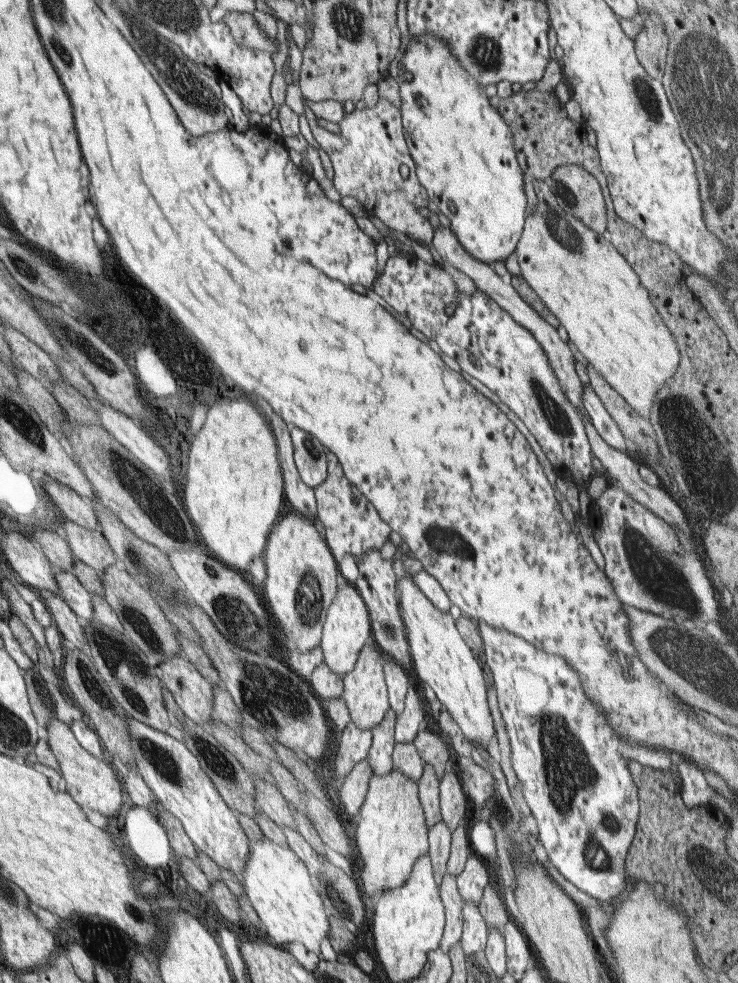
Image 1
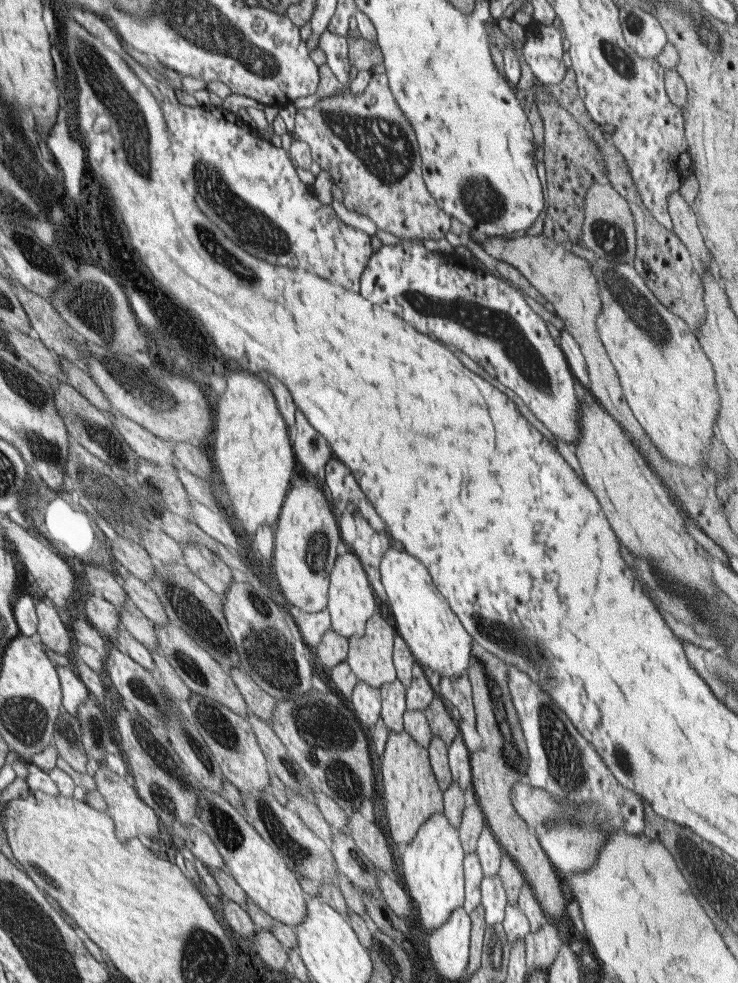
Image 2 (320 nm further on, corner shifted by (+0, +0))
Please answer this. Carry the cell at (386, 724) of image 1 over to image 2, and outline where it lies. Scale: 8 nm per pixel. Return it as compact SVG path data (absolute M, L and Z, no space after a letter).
M400 679L384 683L381 687L381 717L390 731L402 732L406 704L406 687Z

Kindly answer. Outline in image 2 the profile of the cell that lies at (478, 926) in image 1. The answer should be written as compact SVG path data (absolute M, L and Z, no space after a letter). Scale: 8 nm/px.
M497 874L485 876L481 880L481 904L485 908L486 922L490 926L503 922L508 900L502 879Z

